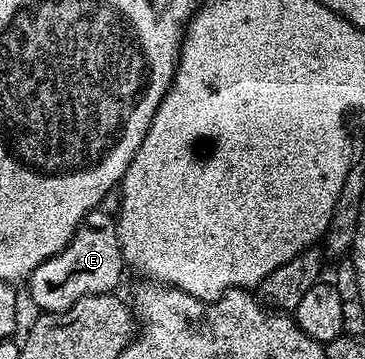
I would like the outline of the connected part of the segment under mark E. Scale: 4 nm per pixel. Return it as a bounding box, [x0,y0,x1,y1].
[26,210,126,313]

